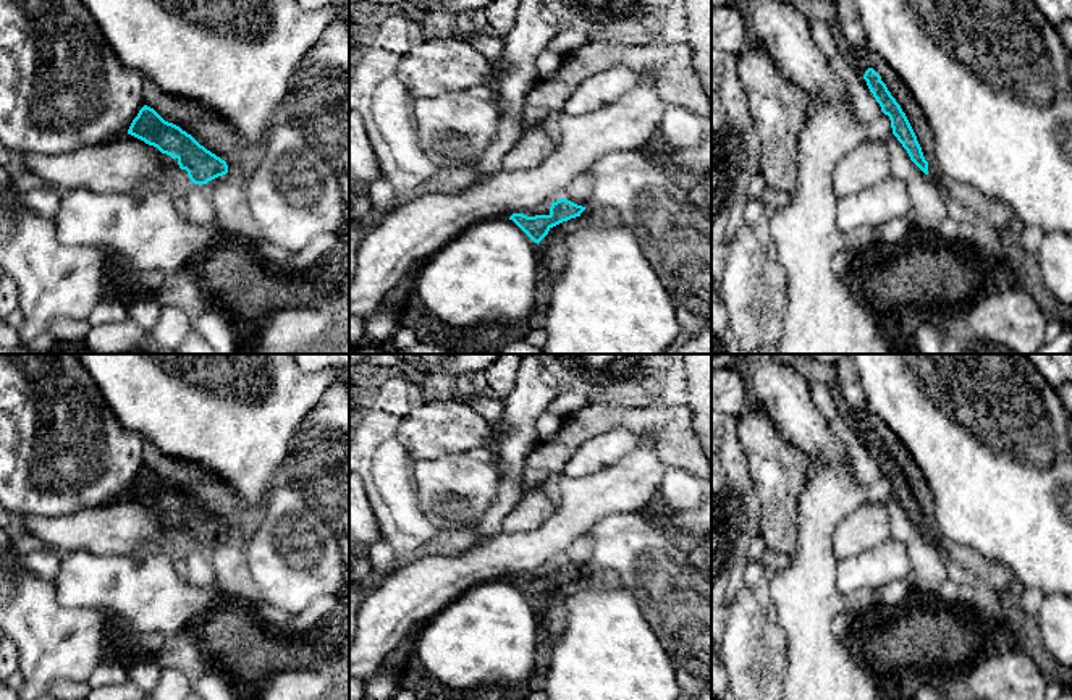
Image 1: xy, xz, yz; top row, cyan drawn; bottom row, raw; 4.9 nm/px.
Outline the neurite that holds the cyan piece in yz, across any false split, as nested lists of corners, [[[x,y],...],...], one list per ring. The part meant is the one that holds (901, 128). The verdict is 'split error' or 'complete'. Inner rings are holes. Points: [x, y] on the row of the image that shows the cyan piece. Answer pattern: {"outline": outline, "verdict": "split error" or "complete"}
{"outline": [[[859,48],[850,53],[850,58],[857,70],[863,74],[867,86],[876,102],[881,107],[881,112],[889,116],[893,134],[907,150],[910,160],[925,173],[928,175],[928,162],[923,157],[922,147],[917,141],[917,136],[902,112],[901,105],[888,91],[886,84],[881,81],[881,76],[868,65],[868,57],[865,48]]], "verdict": "split error"}

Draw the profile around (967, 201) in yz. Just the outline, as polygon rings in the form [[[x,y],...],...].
[[[867,48],[868,65],[886,84],[891,95],[905,113],[923,157],[928,162],[928,176],[949,197],[954,209],[965,218],[990,225],[994,231],[1002,230],[1011,220],[1011,212],[996,199],[985,197],[980,191],[949,178],[936,163],[933,131],[920,105],[891,70],[891,66],[873,50]]]

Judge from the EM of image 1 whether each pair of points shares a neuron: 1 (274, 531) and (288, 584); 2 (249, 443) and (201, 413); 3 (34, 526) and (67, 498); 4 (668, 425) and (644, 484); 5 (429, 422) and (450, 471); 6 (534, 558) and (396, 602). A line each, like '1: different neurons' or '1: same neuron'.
1: same neuron
2: same neuron
3: different neurons
4: different neurons
5: different neurons
6: same neuron

